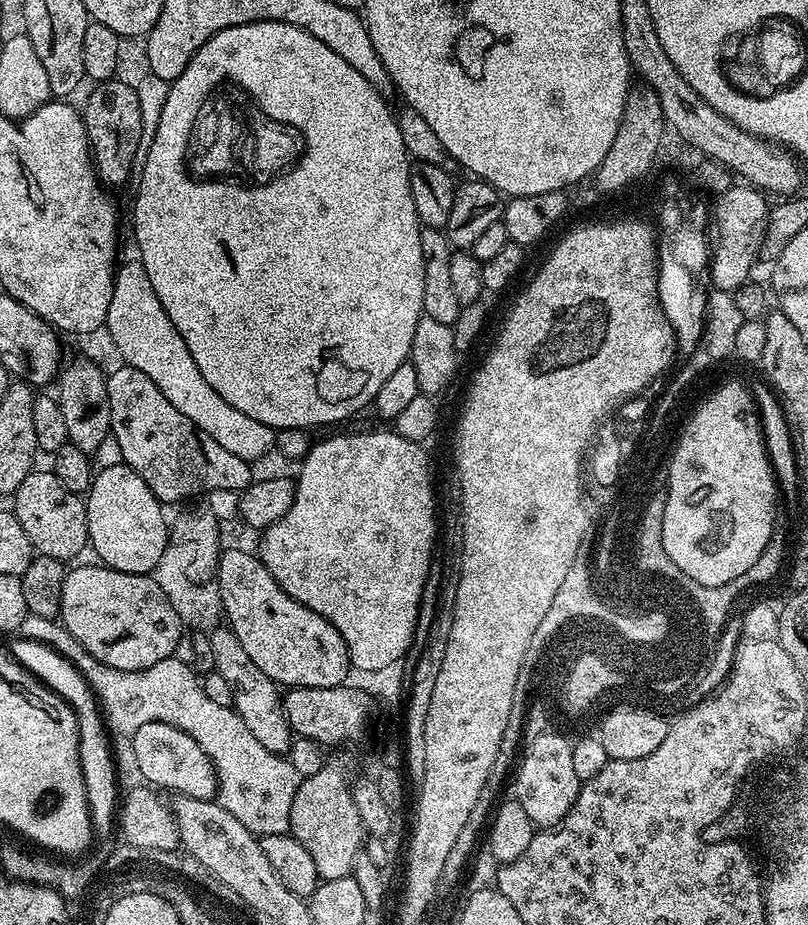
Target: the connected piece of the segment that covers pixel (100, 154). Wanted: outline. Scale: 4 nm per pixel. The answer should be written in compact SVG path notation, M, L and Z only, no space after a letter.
M120 79L97 83L82 109L84 129L88 135L88 147L92 149L96 174L101 184L109 189L133 179L134 154L138 151L138 142L142 137L142 109L138 107L138 94L131 83L128 85Z

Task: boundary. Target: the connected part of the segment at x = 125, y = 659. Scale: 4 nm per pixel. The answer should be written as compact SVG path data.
M99 563L84 564L67 573L62 586L59 623L64 626L96 659L122 671L142 671L161 662L177 650L182 621L162 592L162 586L151 575L135 576L105 568Z

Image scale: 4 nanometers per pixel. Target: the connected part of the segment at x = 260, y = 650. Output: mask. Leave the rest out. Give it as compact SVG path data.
M232 548L221 551L220 561L217 562L214 581L221 596L222 616L226 621L227 627L231 628L232 633L242 642L242 650L250 654L250 659L266 674L275 684L290 688L339 688L345 683L344 680L350 673L348 662L348 651L346 642L342 642L342 634L334 630L322 614L314 614L302 602L290 598L278 582L266 570L266 566L260 561L259 555L243 552L240 548Z

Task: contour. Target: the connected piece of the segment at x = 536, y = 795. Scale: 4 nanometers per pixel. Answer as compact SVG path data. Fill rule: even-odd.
M544 730L527 741L524 761L515 769L516 792L514 798L526 810L530 822L537 829L555 828L566 818L570 806L578 798L581 780L574 774L573 741L560 732Z

